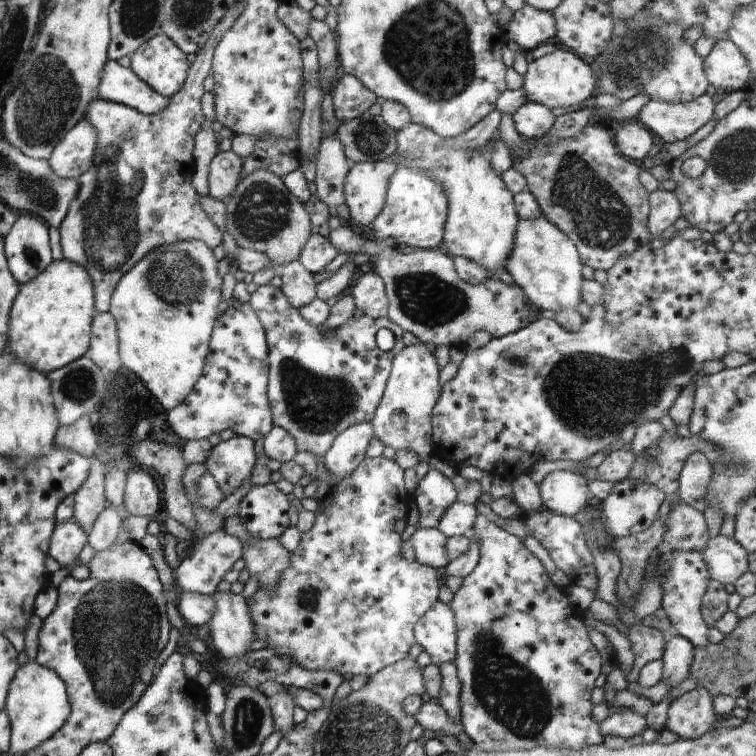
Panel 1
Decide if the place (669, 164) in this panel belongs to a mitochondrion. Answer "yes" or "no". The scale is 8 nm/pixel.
no

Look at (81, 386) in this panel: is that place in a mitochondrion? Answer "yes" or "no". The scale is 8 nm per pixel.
yes

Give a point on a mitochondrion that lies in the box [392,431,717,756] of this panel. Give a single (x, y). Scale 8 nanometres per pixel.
(509, 692)

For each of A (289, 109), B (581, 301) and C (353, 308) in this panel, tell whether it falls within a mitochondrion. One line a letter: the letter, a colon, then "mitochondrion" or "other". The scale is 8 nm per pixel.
A: other
B: other
C: other

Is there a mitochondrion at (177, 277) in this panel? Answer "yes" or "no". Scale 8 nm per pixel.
yes

